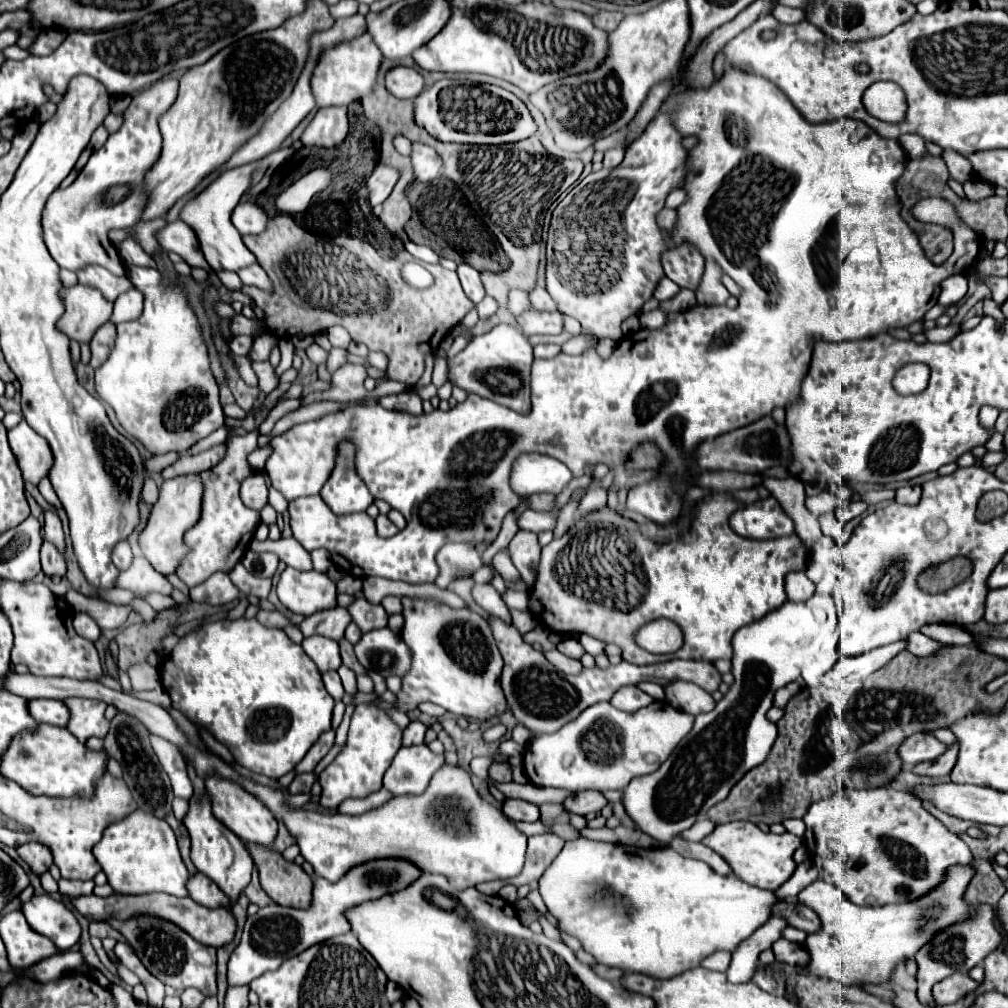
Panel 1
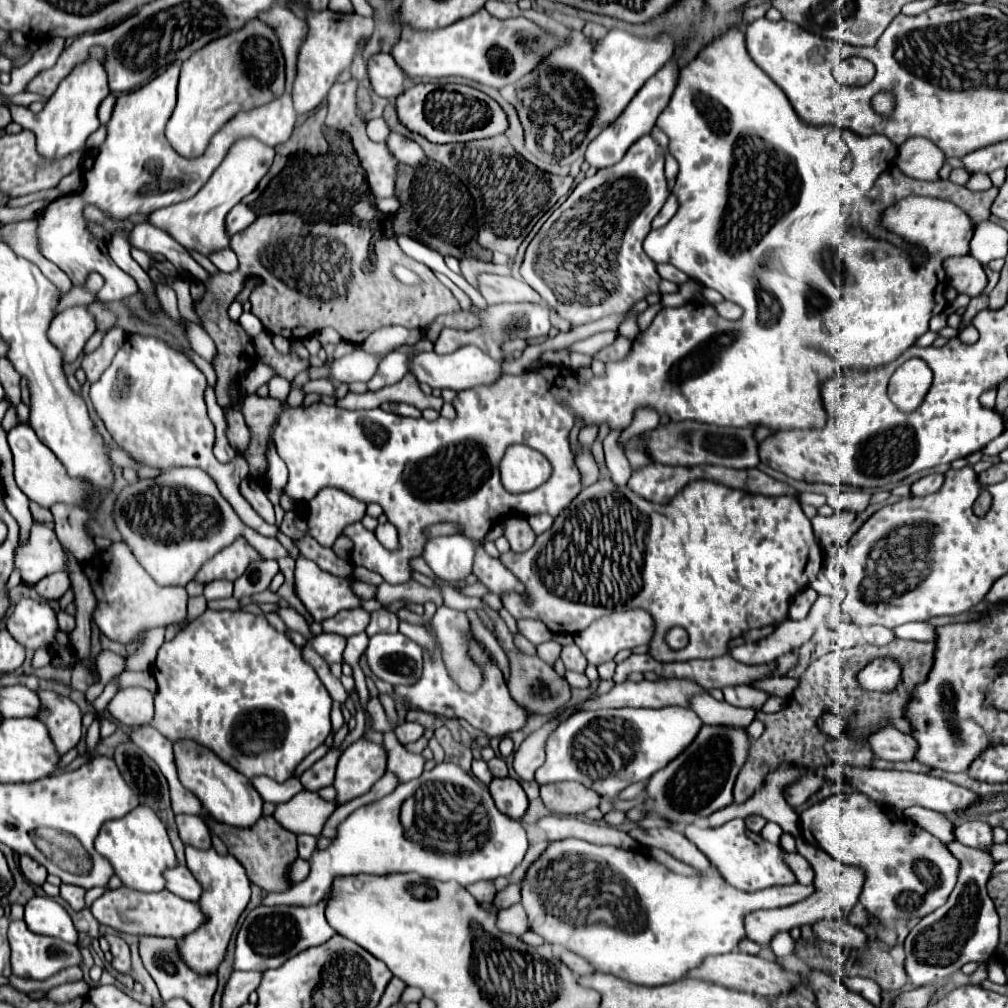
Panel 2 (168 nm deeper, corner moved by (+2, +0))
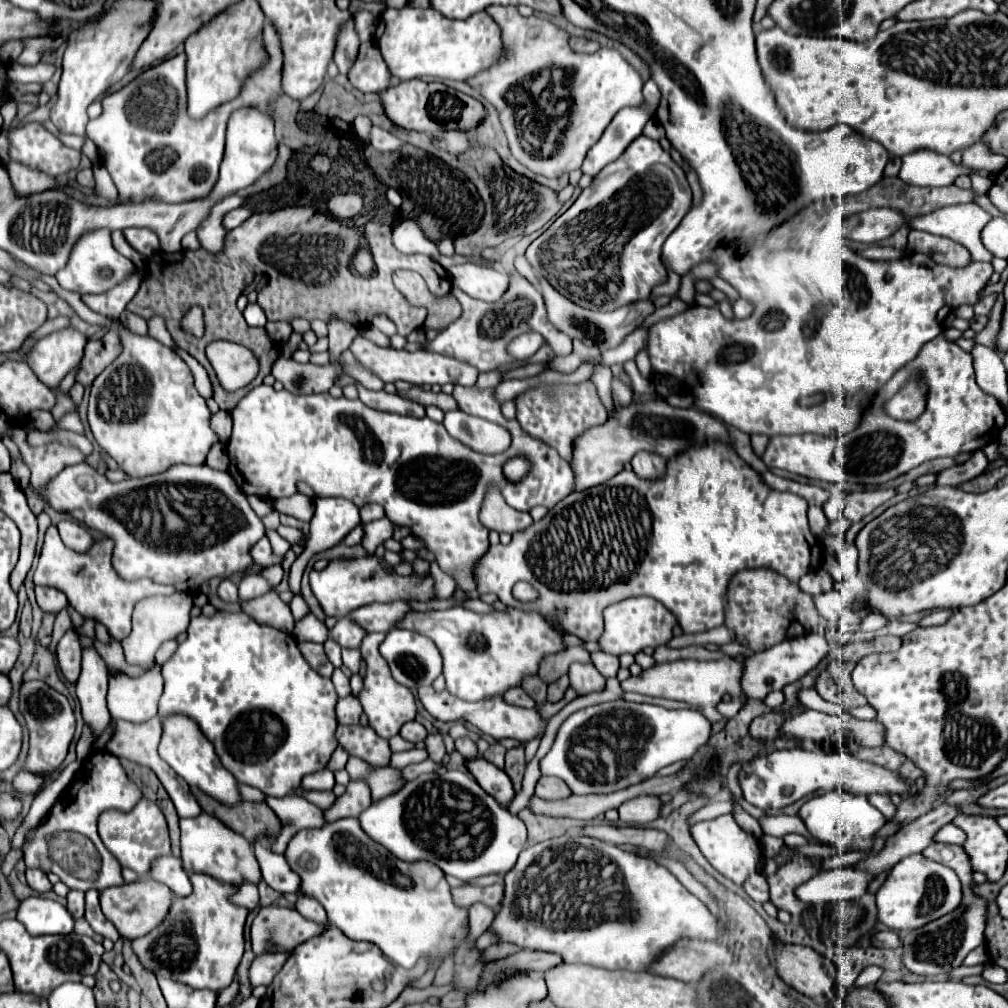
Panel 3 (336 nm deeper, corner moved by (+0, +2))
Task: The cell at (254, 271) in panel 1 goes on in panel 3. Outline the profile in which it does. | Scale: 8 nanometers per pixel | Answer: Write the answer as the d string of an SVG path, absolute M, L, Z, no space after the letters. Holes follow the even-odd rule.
M229 196L225 200L221 200L219 204L213 206L211 214L207 216L207 220L197 228L197 236L199 236L199 242L201 246L207 250L207 252L213 252L213 254L219 254L223 252L223 246L225 246L225 234L227 230L223 228L221 220L225 216L225 212L241 206L245 202L243 196Z

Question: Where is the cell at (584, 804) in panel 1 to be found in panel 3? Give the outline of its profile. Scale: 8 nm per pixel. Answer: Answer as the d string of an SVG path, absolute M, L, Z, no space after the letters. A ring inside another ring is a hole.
M541 776L535 788L535 794L543 800L563 800L563 798L569 798L573 792L569 792L569 786L561 778Z

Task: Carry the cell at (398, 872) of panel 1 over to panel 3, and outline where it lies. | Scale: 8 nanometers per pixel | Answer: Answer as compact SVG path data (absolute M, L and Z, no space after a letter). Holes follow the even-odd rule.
M265 906L257 912L251 924L251 948L255 956L267 952L291 952L325 930L325 924L307 920L293 908Z

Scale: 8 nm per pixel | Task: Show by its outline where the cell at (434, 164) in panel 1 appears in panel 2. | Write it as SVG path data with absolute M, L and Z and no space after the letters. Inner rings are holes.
M391 132L387 138L387 148L389 152L401 162L409 166L419 166L425 160L425 154L417 142L411 142L409 138Z

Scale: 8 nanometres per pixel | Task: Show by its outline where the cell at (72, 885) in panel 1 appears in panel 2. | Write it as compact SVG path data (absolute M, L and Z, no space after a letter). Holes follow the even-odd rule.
M61 884L61 898L75 910L83 910L85 908L85 902L83 902L83 896L85 896L85 890L79 888L79 886L69 886L69 884Z

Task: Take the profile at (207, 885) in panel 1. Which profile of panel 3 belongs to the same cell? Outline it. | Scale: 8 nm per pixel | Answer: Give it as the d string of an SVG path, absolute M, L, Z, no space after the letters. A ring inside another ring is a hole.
M175 856L157 858L151 868L151 878L169 886L175 892L175 896L183 898L183 896L189 896L189 892L191 892L189 874L185 872L181 858L175 858Z

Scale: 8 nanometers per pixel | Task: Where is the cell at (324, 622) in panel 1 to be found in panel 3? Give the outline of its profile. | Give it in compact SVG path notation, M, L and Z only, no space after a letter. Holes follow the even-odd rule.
M389 602L389 604L369 604L353 610L349 618L357 622L365 632L387 632L393 624L409 612L407 602Z

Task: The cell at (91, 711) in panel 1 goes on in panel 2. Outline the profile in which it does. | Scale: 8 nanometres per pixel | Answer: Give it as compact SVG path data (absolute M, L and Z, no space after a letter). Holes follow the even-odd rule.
M37 690L37 696L41 700L41 710L35 718L47 726L55 752L69 752L81 740L81 710L73 700L63 698L51 690Z

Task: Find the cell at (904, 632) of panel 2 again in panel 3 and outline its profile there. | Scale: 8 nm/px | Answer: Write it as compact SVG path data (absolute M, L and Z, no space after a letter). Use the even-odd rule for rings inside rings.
M869 610L869 614L861 620L861 626L859 628L855 628L853 626L853 630L861 630L861 632L875 632L875 630L881 630L883 626L887 626L891 620L889 618L885 618L885 616L881 616L881 614L877 614L877 612L873 612L873 610Z

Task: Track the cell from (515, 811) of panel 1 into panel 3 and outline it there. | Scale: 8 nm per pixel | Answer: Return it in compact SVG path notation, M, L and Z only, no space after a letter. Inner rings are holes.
M485 758L471 760L471 762L467 762L467 766L473 772L475 780L481 784L481 788L485 792L489 792L501 806L509 806L513 802L513 798L515 798L513 782L501 768L493 766Z

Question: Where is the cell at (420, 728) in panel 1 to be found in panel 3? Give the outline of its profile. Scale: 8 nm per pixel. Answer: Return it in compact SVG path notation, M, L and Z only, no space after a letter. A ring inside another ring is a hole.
M407 722L407 724L403 724L403 728L401 728L401 732L399 732L405 740L409 740L409 742L413 742L413 744L419 744L419 742L423 742L425 740L425 736L427 736L427 730L425 730L425 726L423 724L419 724L419 722Z

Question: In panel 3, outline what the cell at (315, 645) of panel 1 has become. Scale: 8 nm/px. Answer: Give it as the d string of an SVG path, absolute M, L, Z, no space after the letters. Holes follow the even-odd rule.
M349 618L337 620L335 628L331 630L331 638L341 646L341 648L357 648L365 636L365 630L361 630L355 622Z

